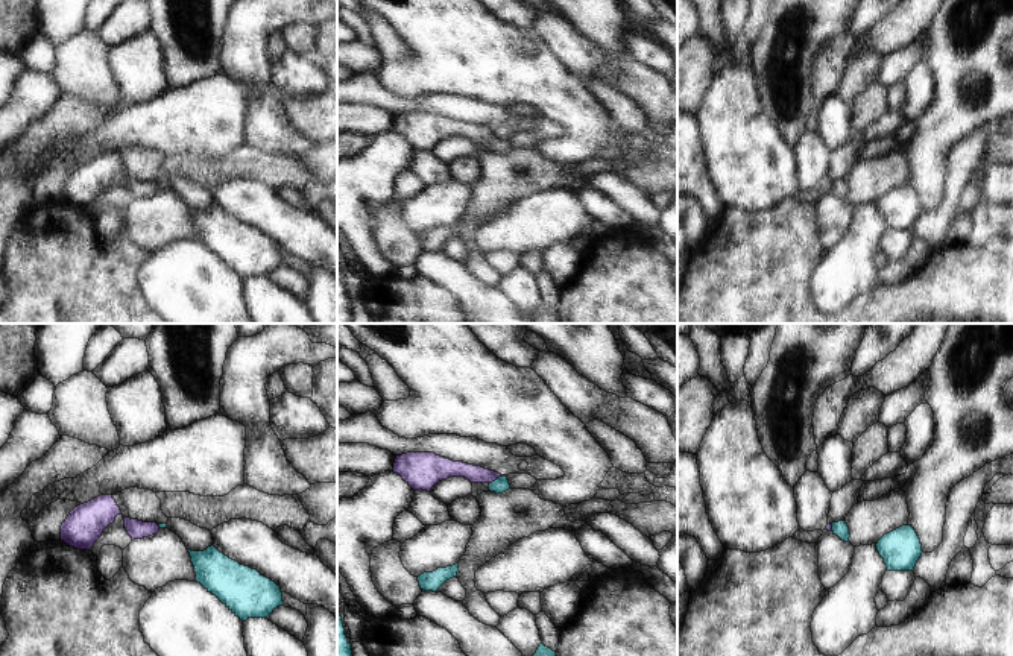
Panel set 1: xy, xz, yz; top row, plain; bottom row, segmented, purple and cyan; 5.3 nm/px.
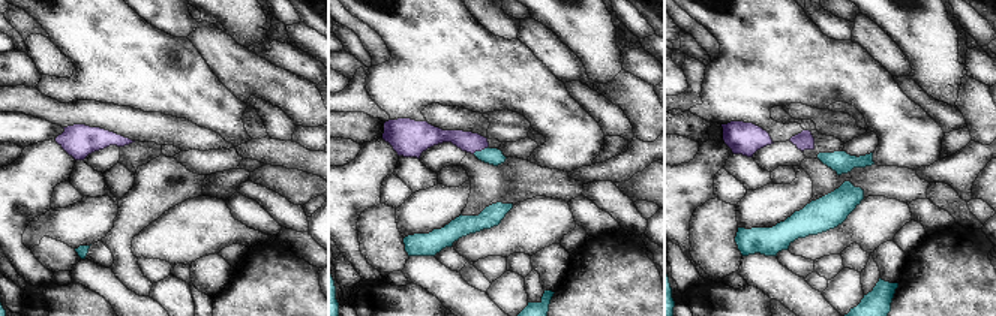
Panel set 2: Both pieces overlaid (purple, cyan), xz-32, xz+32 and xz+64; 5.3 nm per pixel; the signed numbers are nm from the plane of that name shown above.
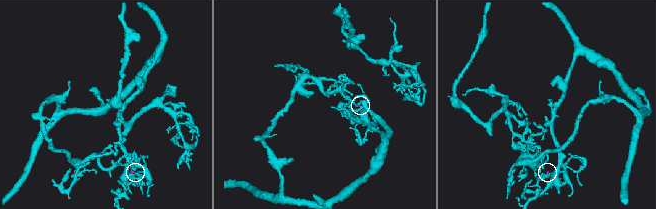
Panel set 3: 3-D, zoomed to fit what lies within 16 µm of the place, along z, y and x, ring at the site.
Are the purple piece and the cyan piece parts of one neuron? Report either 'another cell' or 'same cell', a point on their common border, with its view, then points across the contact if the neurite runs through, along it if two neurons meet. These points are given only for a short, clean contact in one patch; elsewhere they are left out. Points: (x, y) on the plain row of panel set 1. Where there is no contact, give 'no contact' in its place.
same cell; meets purple in xz at (494, 140); runs through xz (476, 134), (494, 140), (501, 143)

